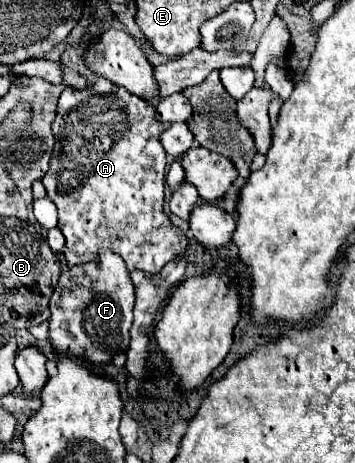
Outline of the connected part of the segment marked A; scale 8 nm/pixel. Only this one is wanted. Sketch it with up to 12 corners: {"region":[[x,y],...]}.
{"region":[[103,20],[61,54],[43,176],[67,266],[157,274],[189,238],[163,210],[170,124],[95,74]]}

